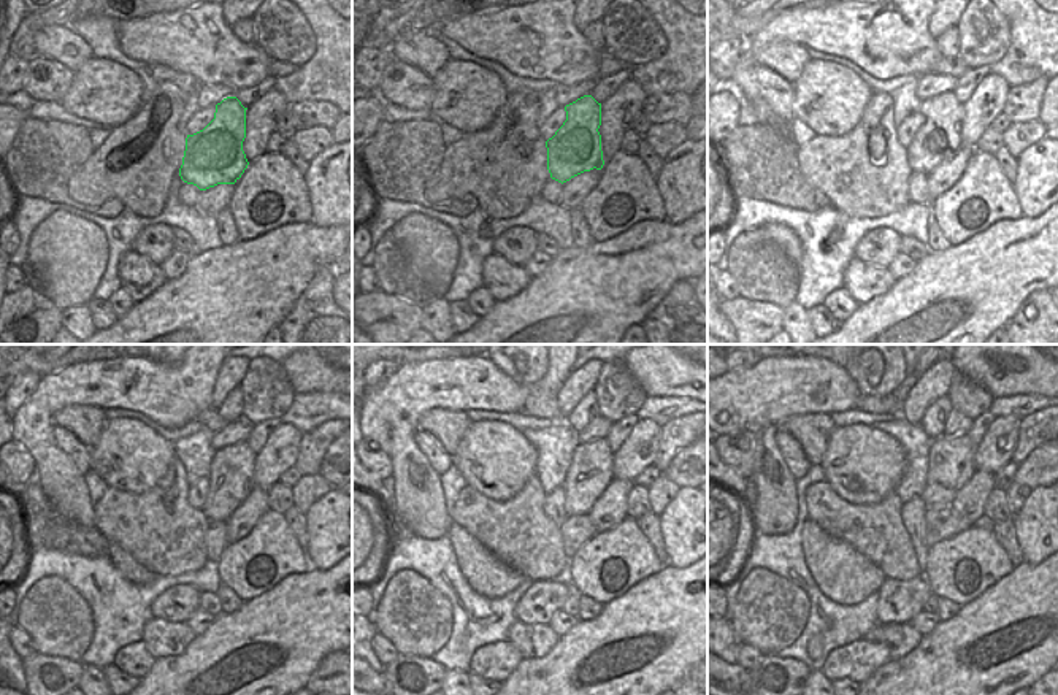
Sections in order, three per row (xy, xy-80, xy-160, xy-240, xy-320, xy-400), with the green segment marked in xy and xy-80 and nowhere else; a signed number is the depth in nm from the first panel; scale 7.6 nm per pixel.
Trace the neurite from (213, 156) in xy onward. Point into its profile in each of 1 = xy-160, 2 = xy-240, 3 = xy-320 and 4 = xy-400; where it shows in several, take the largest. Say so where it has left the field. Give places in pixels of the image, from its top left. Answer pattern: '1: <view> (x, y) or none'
1: xy-160 (938, 138)
2: xy-240 (232, 468)
3: xy-320 (592, 465)
4: xy-400 (950, 465)

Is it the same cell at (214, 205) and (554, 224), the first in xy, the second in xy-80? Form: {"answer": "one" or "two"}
{"answer": "two"}

